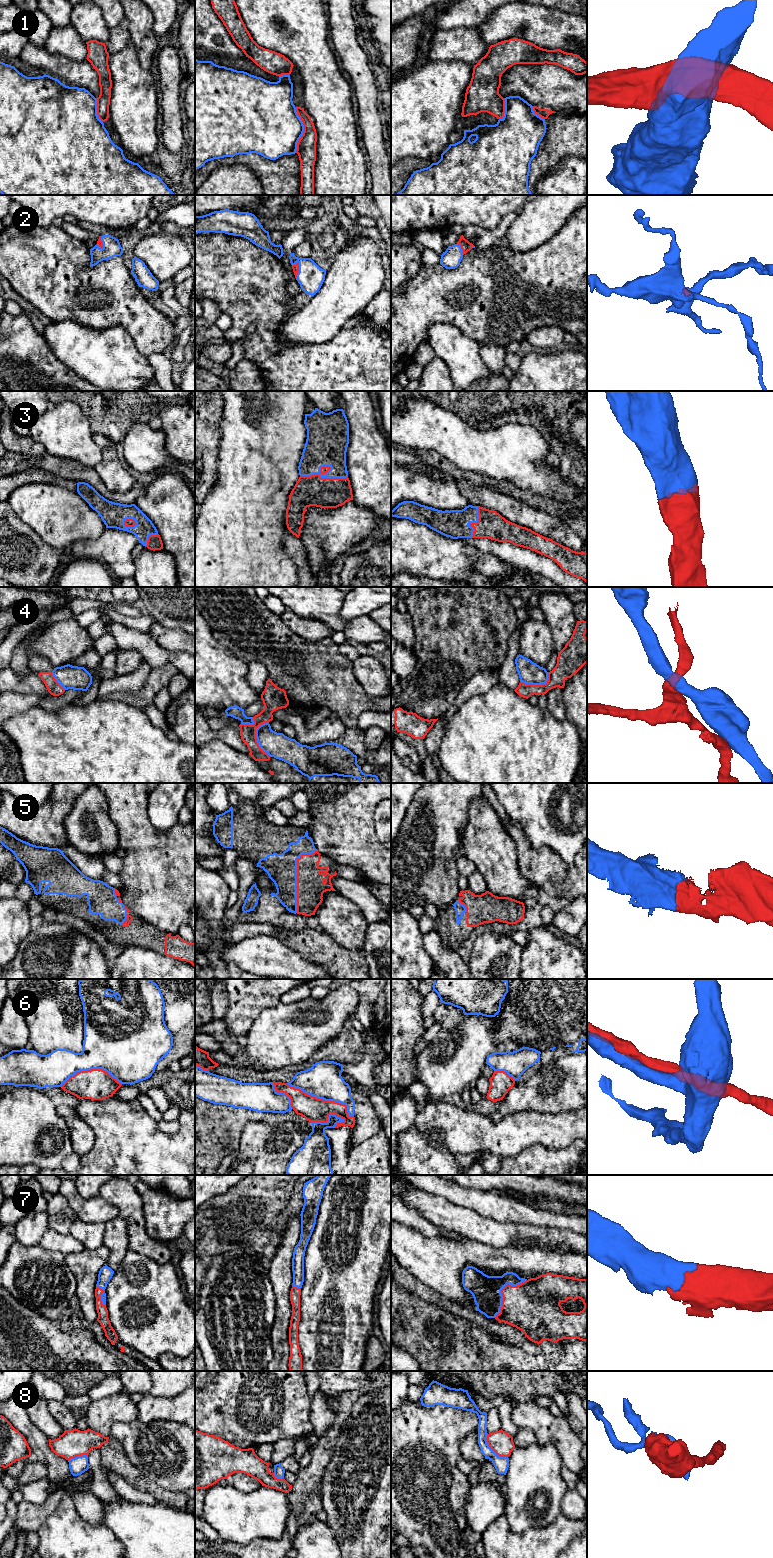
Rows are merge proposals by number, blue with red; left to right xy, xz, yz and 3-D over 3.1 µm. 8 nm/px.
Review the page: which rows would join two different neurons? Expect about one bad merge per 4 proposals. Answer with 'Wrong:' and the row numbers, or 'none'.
Wrong: 1, 4, 6, 8

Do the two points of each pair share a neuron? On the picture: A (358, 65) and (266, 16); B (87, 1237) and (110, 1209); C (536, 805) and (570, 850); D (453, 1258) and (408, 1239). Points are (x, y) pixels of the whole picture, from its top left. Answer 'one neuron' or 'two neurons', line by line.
A: two neurons
B: two neurons
C: one neuron
D: one neuron

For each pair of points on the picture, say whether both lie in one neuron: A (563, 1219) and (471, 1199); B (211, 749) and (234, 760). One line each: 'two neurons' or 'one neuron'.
A: one neuron
B: one neuron

